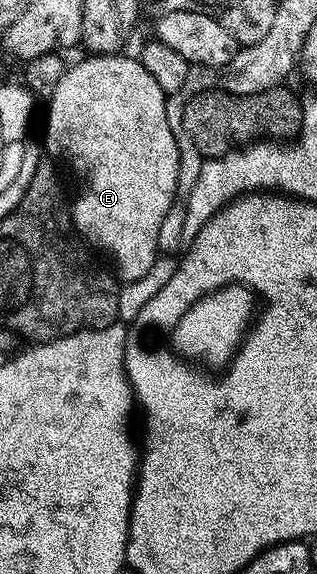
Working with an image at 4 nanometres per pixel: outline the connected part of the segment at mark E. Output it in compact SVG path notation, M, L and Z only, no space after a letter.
M122 52L87 55L84 61L66 66L46 102L47 126L43 129L42 144L45 149L47 144L52 158L68 161L72 171L83 180L79 198L76 201L74 198L70 206L74 232L88 246L104 249L115 260L114 272L118 280L126 283L141 279L141 275L153 267L159 253L157 231L177 191L178 147L166 118L168 94L164 93L138 56L123 56Z

